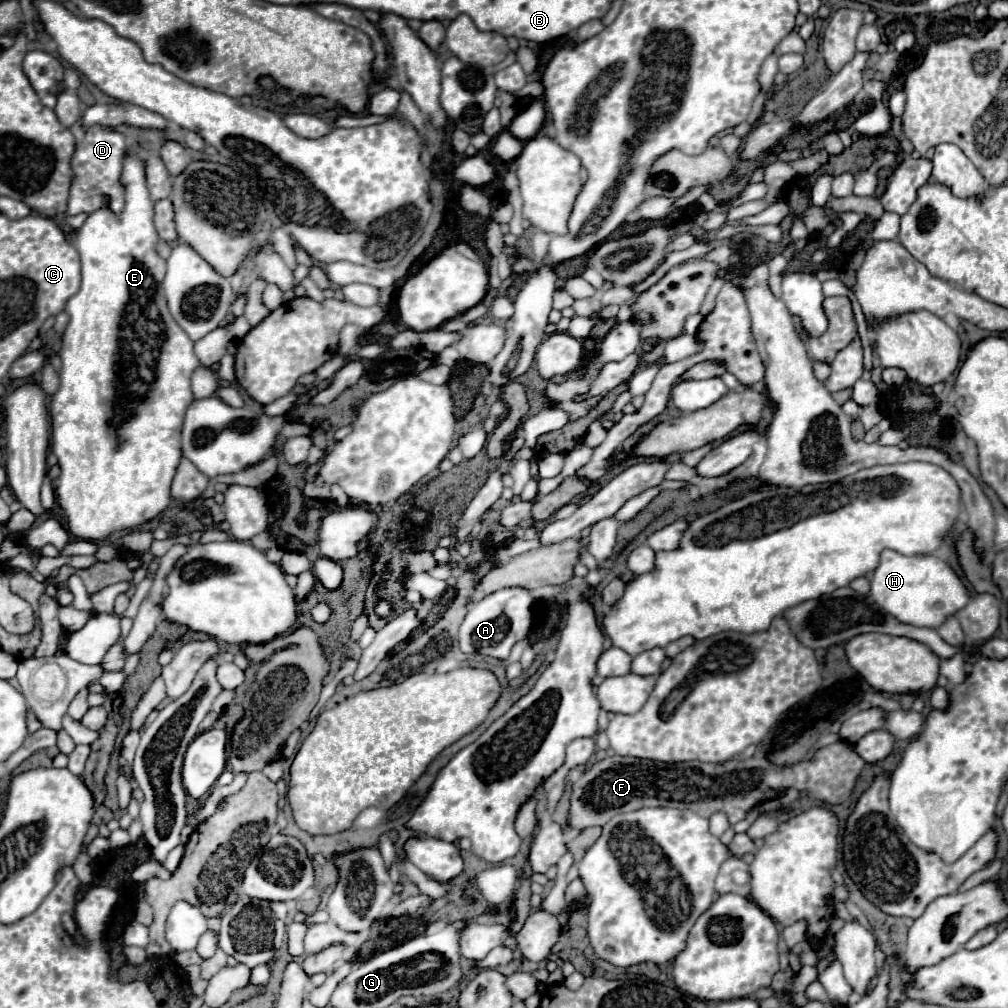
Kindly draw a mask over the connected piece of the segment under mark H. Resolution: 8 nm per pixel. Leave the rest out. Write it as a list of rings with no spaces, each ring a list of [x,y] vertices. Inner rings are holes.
[[[891,549],[881,553],[881,561],[871,577],[871,599],[889,615],[909,625],[925,625],[937,629],[949,615],[957,613],[969,603],[967,589],[955,571],[935,555],[901,555]]]

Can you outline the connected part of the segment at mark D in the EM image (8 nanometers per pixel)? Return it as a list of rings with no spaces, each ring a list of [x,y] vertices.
[[[93,125],[85,131],[83,139],[77,141],[75,153],[71,159],[73,181],[69,187],[69,201],[67,201],[67,215],[79,213],[95,213],[97,209],[109,209],[113,213],[121,213],[125,205],[125,187],[121,185],[121,169],[123,161],[129,153],[127,139],[115,127],[107,125]]]

